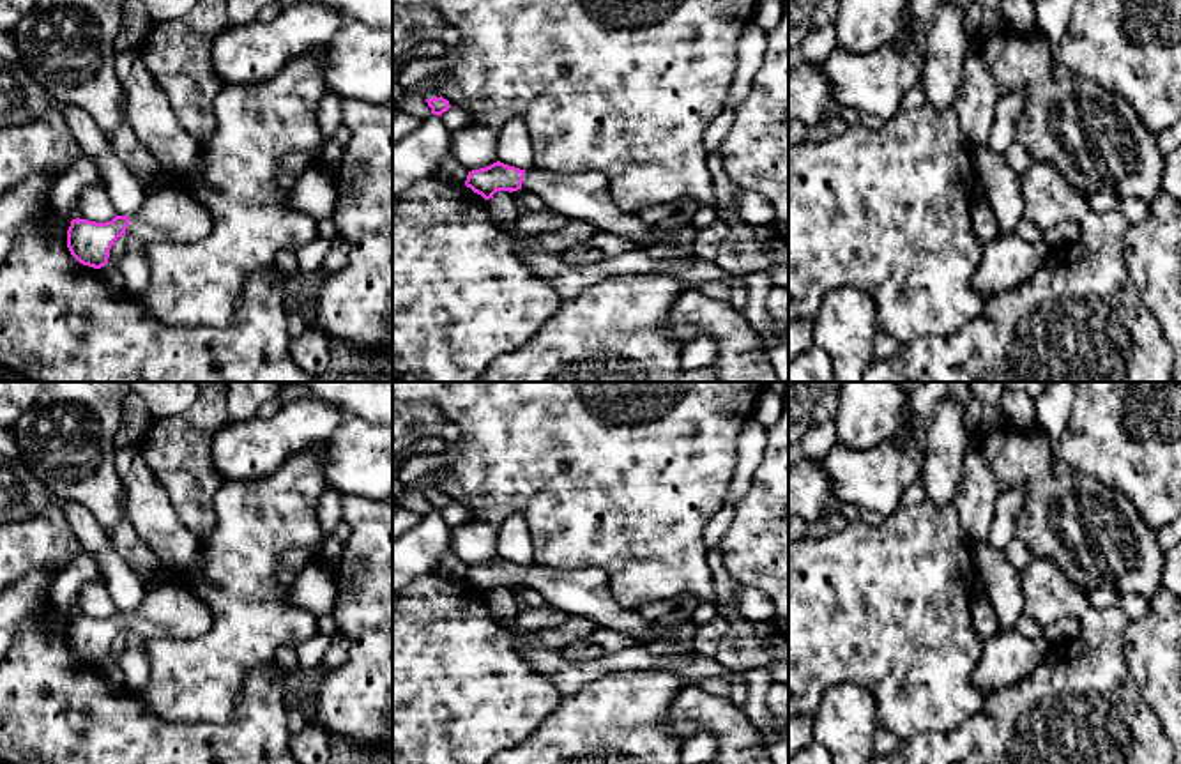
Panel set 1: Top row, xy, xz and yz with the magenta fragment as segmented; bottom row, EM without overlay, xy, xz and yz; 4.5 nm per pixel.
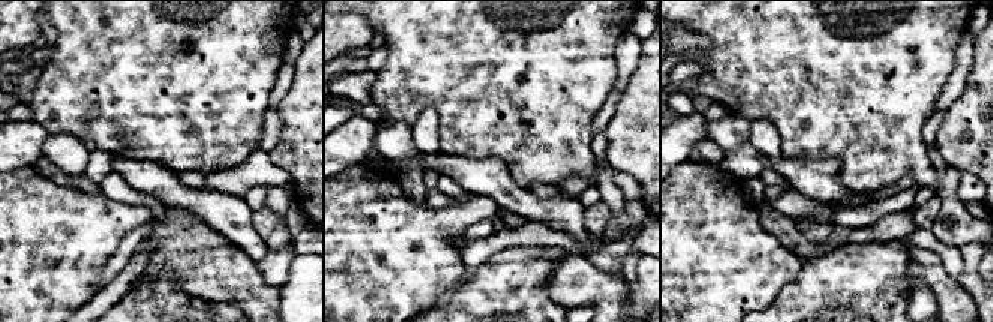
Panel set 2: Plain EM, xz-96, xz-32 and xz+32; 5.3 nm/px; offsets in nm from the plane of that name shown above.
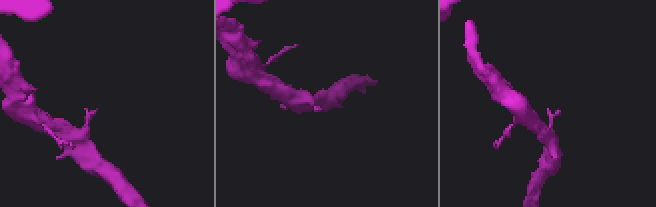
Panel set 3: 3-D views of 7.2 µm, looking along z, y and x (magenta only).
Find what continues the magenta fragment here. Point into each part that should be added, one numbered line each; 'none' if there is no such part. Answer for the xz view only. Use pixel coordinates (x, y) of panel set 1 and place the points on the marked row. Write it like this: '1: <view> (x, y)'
1: xz (428, 87)
2: xz (584, 197)

